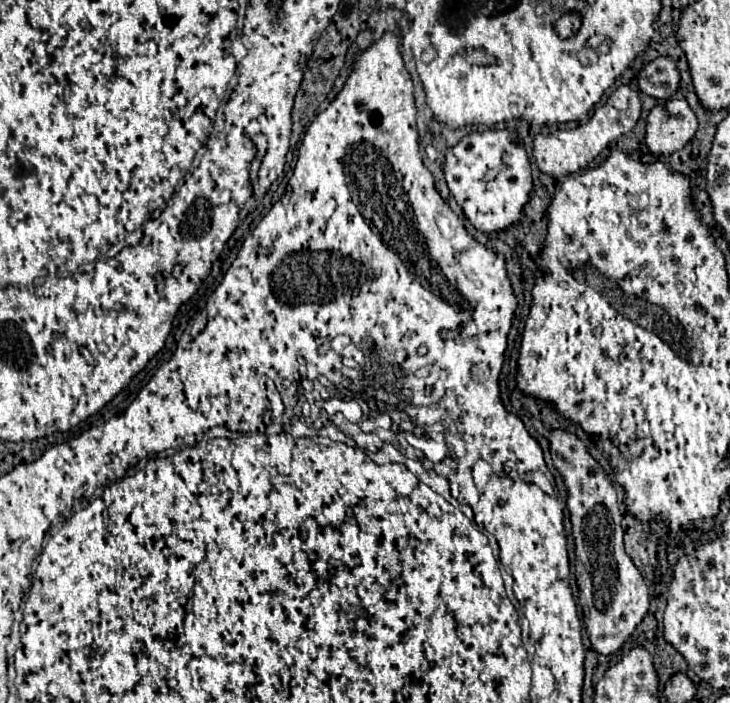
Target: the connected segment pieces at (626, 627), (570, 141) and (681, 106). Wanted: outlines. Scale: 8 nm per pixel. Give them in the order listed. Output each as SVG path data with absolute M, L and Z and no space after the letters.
M554 430L550 434L550 454L568 490L566 508L572 522L572 538L576 546L576 580L580 590L580 606L592 650L610 656L622 648L634 628L648 612L648 586L632 564L622 544L622 514L616 492L606 478L602 466L588 454L586 446L570 432Z
M628 84L618 86L608 96L604 106L596 108L594 116L586 124L580 124L578 128L572 128L572 130L556 130L556 132L534 136L534 158L536 158L538 168L554 178L584 170L610 142L614 142L618 136L630 132L636 126L640 112L642 112L640 94Z
M684 98L658 102L648 114L646 146L652 154L668 156L684 148L698 130L694 110Z

